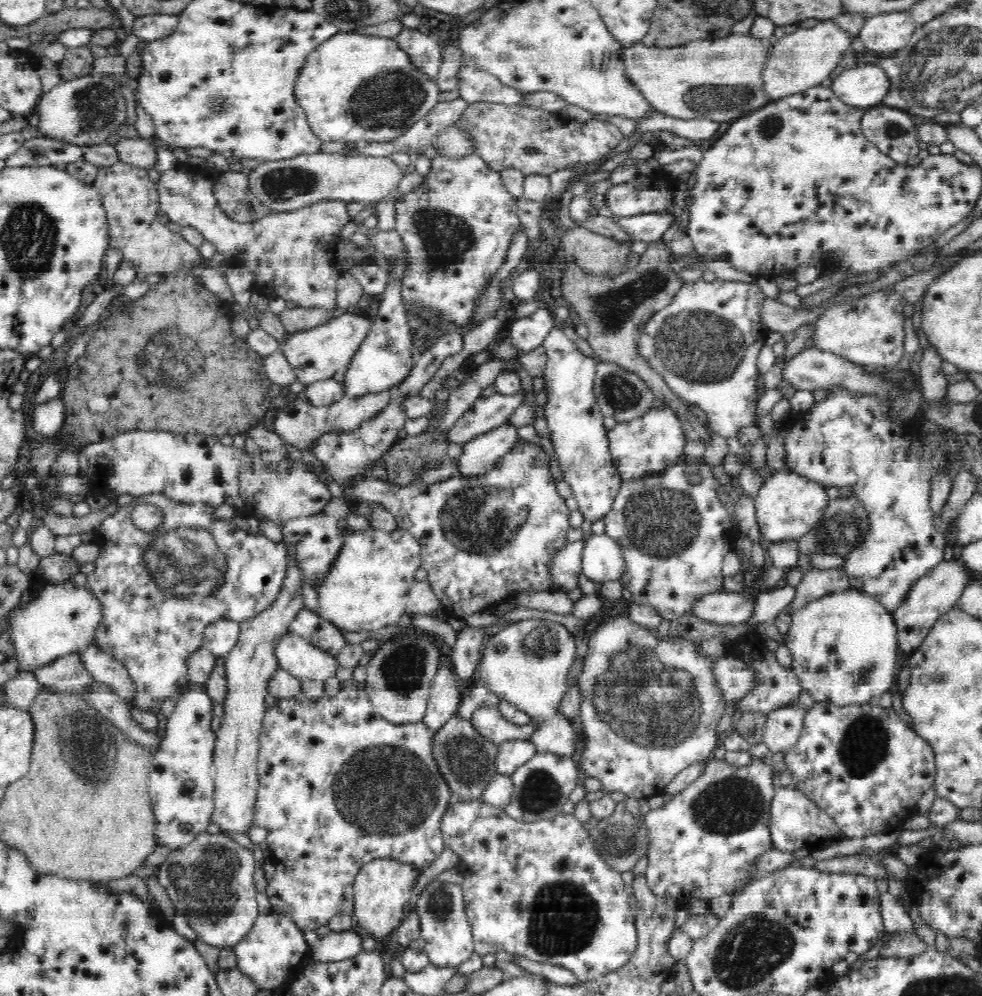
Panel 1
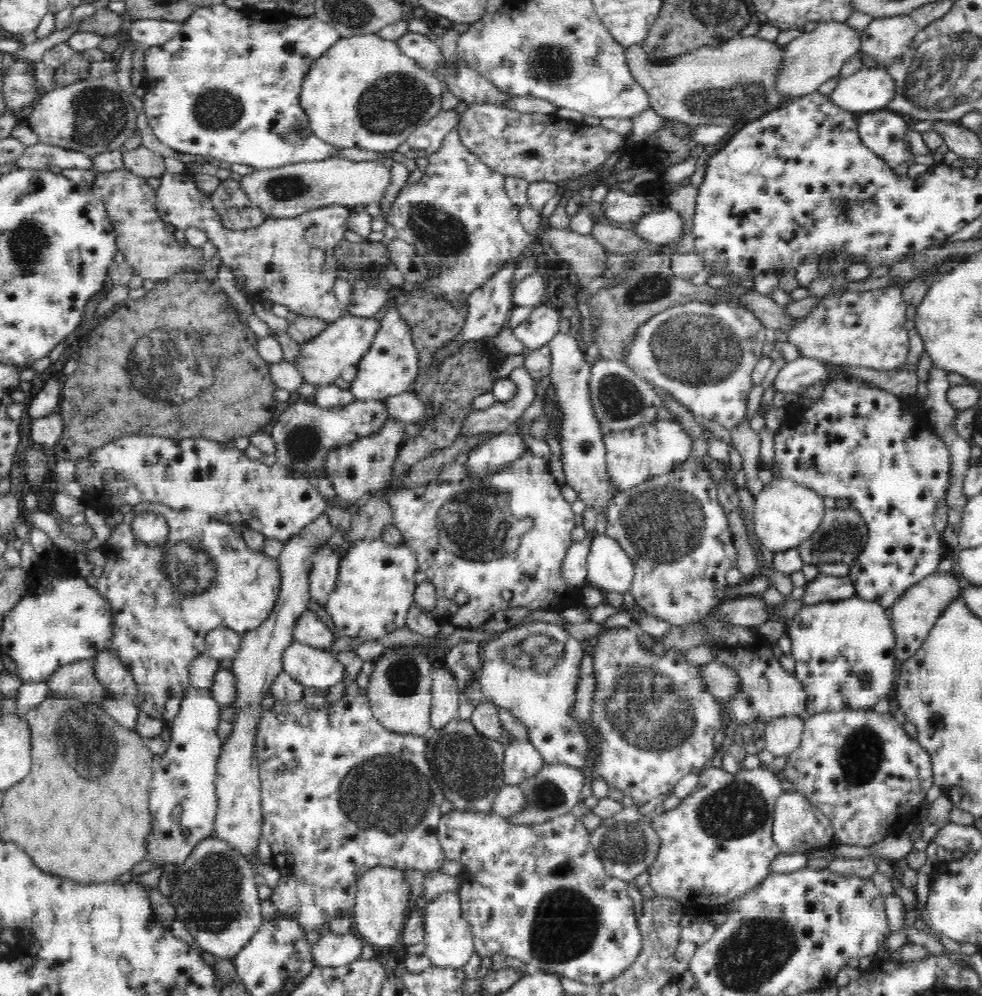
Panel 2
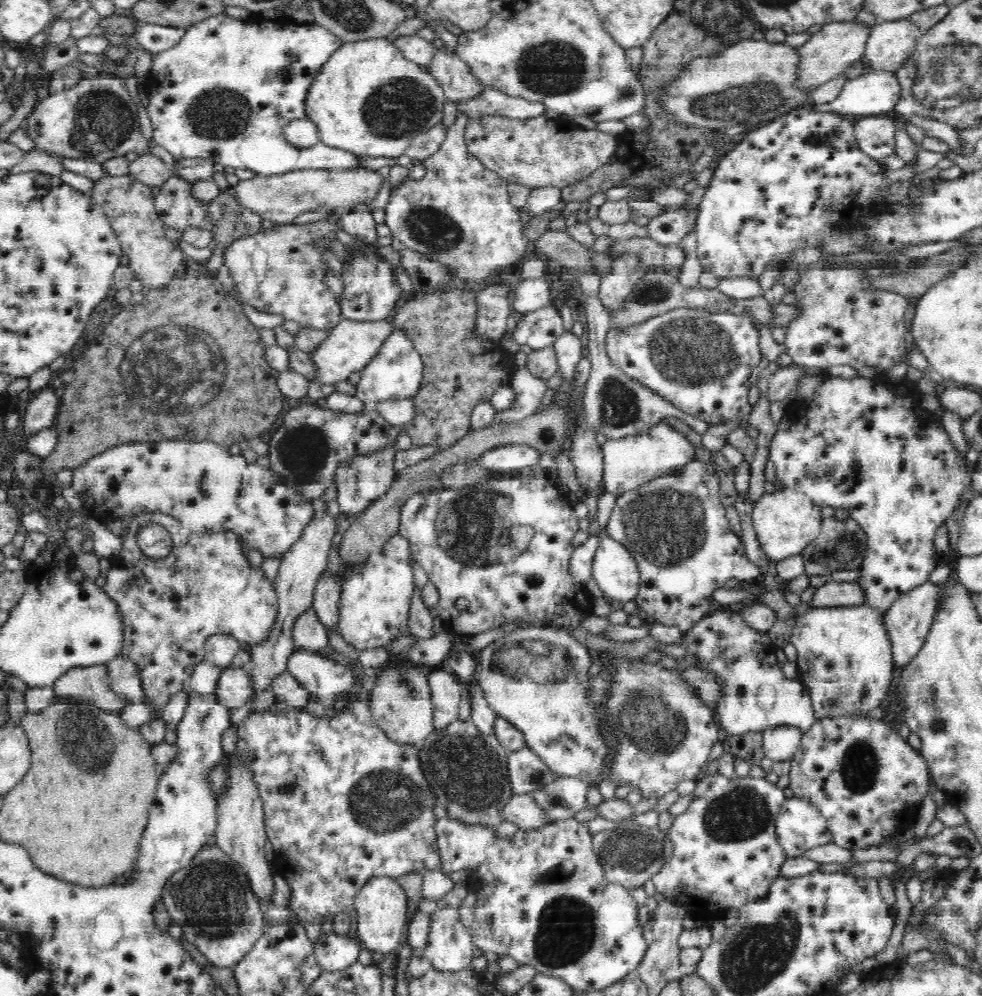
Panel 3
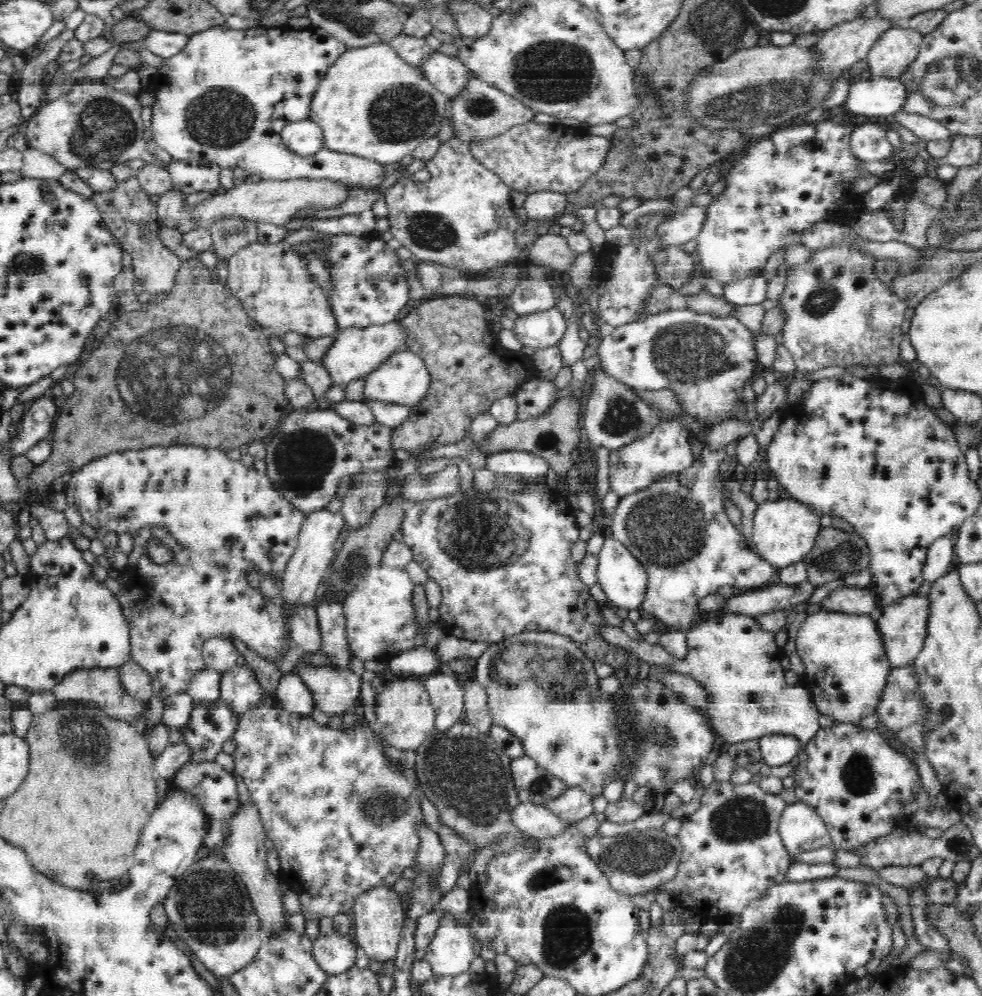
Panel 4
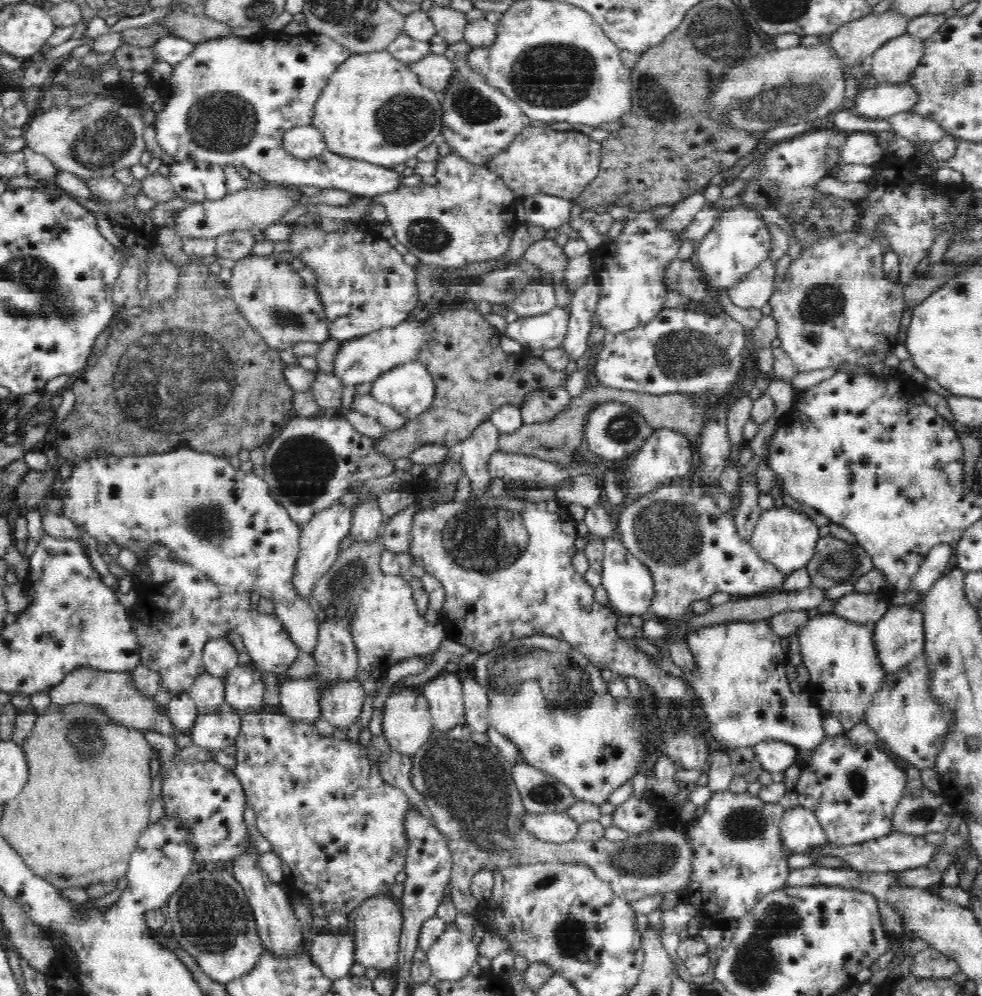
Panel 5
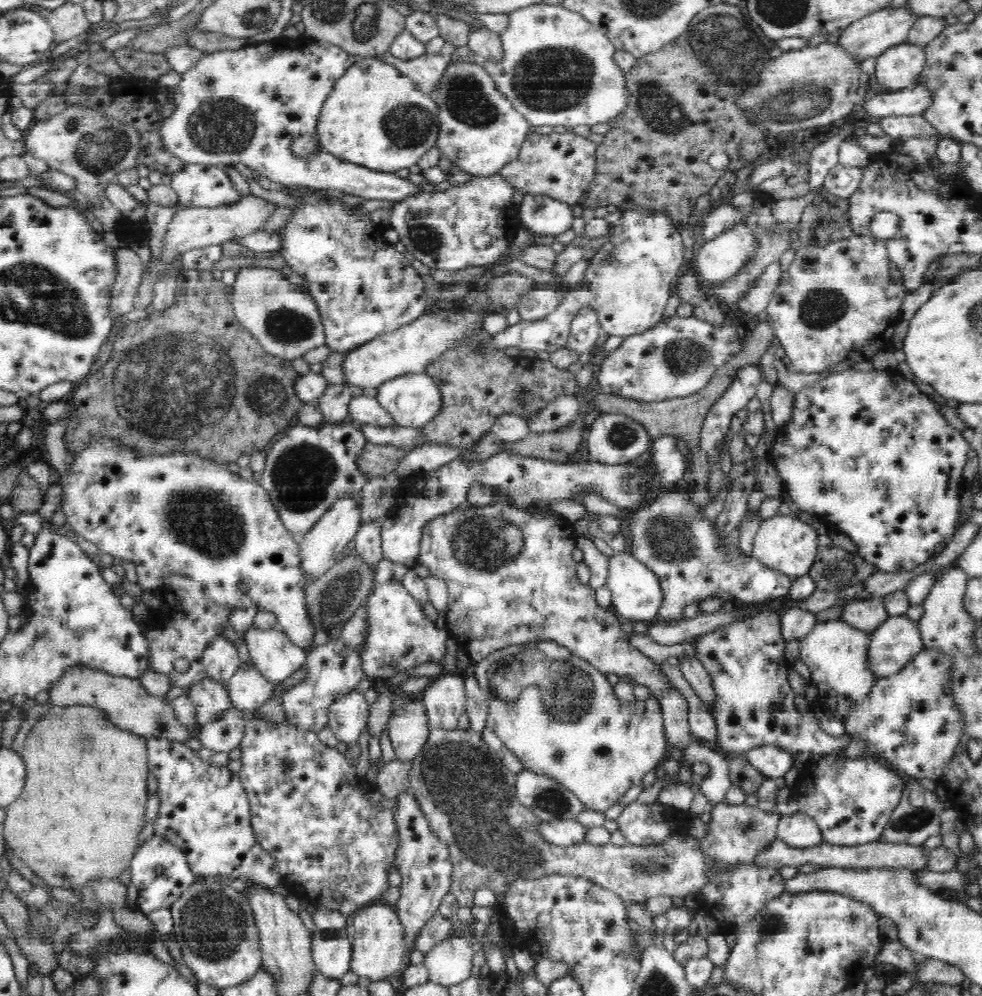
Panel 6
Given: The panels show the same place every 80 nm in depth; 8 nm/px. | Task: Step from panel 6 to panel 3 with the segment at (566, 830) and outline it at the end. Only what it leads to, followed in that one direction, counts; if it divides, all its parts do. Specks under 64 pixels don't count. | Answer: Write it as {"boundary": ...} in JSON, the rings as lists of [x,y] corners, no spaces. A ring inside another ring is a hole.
{"boundary":[[[514,793],[506,808],[502,810],[502,815],[504,819],[513,822],[522,830],[541,829],[552,822],[550,818],[546,818],[544,810],[534,802],[530,794],[524,793]]]}

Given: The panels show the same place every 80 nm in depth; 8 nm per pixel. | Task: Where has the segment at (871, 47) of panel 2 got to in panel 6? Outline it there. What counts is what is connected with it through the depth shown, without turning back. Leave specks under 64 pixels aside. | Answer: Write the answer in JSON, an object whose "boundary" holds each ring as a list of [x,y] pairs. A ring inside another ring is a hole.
{"boundary":[[[908,41],[900,45],[894,45],[875,57],[875,67],[873,74],[876,76],[872,83],[874,88],[884,91],[911,89],[918,84],[919,76],[924,68],[926,60],[924,47],[918,44],[912,44]]]}

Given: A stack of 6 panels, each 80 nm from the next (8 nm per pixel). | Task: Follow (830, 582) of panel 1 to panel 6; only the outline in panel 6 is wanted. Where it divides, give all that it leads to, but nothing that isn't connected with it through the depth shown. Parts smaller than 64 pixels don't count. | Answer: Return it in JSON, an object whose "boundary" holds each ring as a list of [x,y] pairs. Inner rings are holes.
{"boundary":[[[870,597],[868,600],[850,599],[842,606],[842,621],[849,626],[871,632],[884,624],[889,618],[889,614],[884,608],[884,602],[880,597]]]}

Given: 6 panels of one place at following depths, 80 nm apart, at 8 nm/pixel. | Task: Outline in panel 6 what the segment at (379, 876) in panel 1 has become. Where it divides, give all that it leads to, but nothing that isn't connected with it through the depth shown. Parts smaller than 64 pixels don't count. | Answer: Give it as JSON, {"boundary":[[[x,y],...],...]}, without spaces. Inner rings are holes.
{"boundary":[[[381,901],[370,903],[351,915],[349,927],[349,934],[354,941],[354,956],[350,970],[372,980],[382,980],[402,968],[404,946],[407,945],[406,942],[402,942],[405,930],[392,905]]]}

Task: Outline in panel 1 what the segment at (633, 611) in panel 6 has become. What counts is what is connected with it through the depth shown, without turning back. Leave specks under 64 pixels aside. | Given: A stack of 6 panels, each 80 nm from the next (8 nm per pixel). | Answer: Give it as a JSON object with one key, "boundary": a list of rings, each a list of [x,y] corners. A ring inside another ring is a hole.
{"boundary":[[[606,533],[595,534],[585,540],[583,546],[583,573],[596,582],[608,578],[620,578],[622,568],[626,572],[626,559],[620,545]]]}

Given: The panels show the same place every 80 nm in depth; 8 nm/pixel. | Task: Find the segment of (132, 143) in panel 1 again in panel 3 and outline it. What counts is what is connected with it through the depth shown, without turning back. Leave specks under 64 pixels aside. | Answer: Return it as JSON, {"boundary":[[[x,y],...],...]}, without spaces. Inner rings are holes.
{"boundary":[[[149,153],[142,158],[136,158],[136,160],[132,160],[129,164],[129,174],[135,180],[142,182],[150,188],[160,188],[172,176],[172,172],[166,164],[154,153]]]}

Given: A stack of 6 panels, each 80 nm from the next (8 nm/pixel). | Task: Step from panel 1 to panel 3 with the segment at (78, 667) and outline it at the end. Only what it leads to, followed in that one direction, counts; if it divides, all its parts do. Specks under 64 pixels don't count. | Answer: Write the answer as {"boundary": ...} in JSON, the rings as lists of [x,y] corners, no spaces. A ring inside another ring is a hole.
{"boundary":[[[105,664],[72,669],[52,686],[60,699],[95,705],[109,713],[120,714],[126,710],[129,700],[116,694],[108,683],[109,672]]]}

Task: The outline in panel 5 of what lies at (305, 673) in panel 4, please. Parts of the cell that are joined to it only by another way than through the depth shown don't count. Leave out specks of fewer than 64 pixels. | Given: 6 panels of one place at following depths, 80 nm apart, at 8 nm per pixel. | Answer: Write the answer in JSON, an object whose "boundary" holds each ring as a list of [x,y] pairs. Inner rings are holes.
{"boundary":[[[346,680],[340,684],[326,687],[321,694],[320,706],[321,714],[334,728],[345,728],[348,732],[348,727],[360,720],[360,712],[362,712],[362,704],[364,698],[367,697],[366,692],[362,689],[362,685],[358,680]]]}

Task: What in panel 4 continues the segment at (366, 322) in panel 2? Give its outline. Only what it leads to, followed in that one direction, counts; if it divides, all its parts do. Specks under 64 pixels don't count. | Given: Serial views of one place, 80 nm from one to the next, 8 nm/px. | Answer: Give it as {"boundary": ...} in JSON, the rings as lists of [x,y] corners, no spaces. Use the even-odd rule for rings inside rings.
{"boundary":[[[389,322],[386,325],[370,325],[364,329],[344,329],[333,338],[333,343],[321,358],[321,365],[328,371],[333,384],[347,385],[352,380],[368,376],[394,351],[405,349],[408,338],[410,338],[410,334],[407,334],[407,330],[403,330],[403,326],[397,322]]]}

